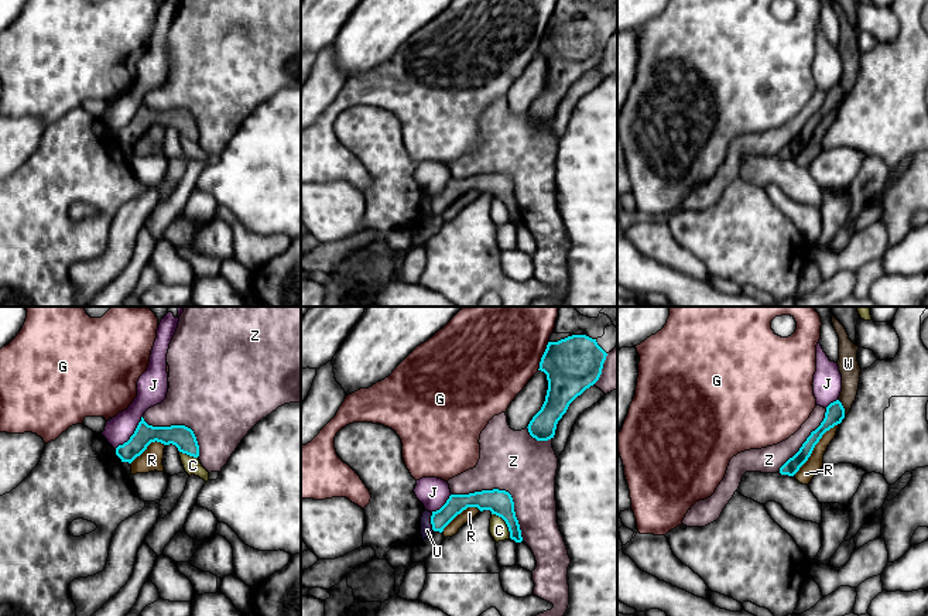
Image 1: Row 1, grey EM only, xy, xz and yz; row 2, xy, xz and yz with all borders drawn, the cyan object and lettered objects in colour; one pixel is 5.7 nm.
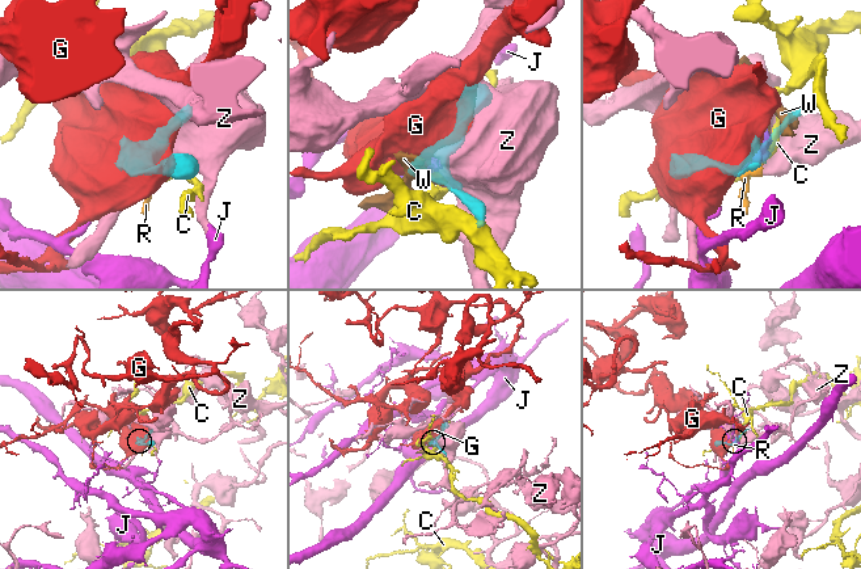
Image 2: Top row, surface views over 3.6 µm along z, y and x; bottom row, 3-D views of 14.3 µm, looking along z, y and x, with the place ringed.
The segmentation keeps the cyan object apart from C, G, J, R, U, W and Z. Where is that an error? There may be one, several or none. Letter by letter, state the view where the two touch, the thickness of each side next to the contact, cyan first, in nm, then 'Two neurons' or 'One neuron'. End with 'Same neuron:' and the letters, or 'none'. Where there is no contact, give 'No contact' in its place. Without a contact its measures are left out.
C: Touches cyan in xz. Thickness 140 nm (cyan) against 110 nm. Two neurons
G: Touches cyan in xz. Thickness 320 nm (cyan) against 440 nm. Two neurons
J: Touches cyan in xy. Thickness 120 nm (cyan) against 150 nm. Two neurons
R: Touches cyan in yz. Thickness 110 nm (cyan) against 90 nm. Two neurons
U: Touches cyan in xz. Thickness 110 nm (cyan) against 70 nm. Two neurons
W: Touches cyan in yz. Thickness 110 nm (cyan) against 120 nm. Two neurons
Z: Touches cyan in xz. Thickness 140 nm (cyan) against 340 nm. Two neurons
Same neuron: none

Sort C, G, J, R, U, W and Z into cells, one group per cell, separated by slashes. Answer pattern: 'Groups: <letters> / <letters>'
Groups: C / G / J / R W / U / Z

